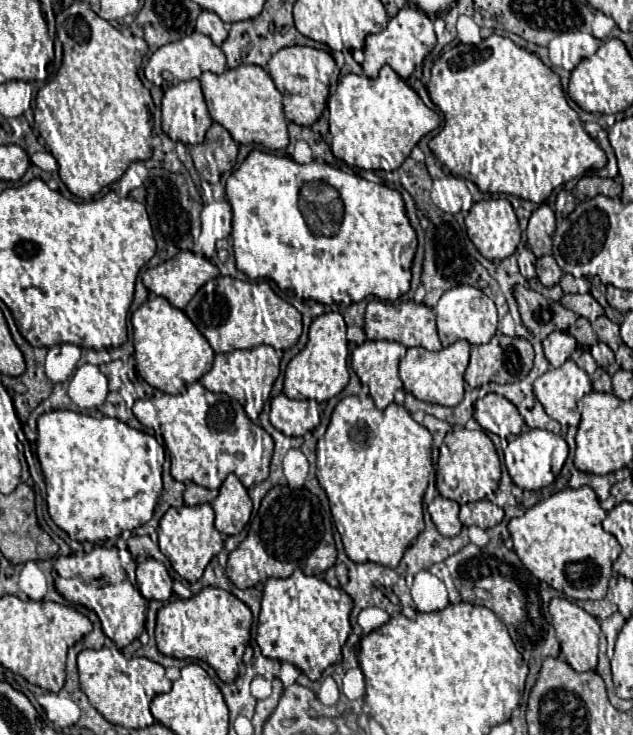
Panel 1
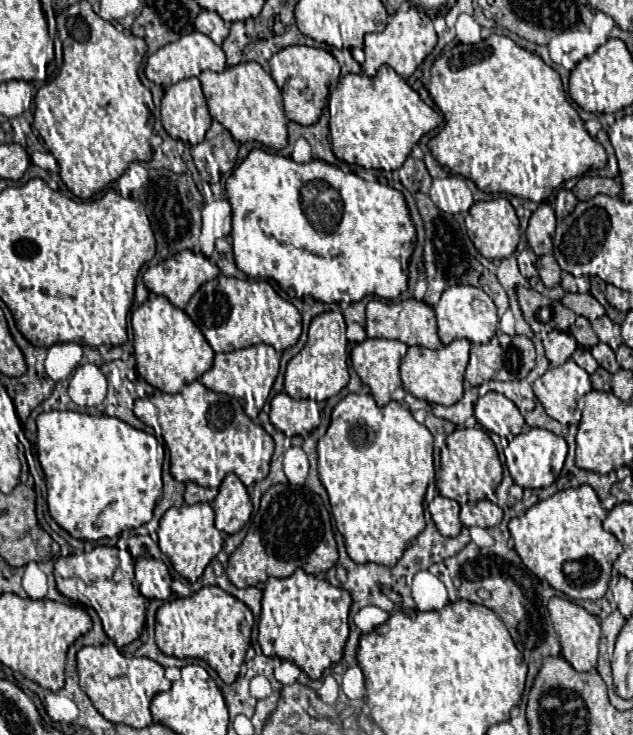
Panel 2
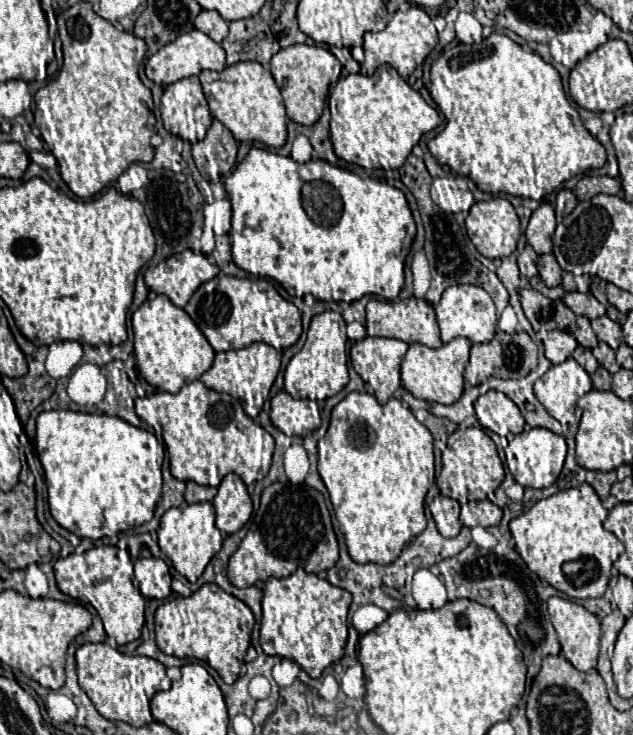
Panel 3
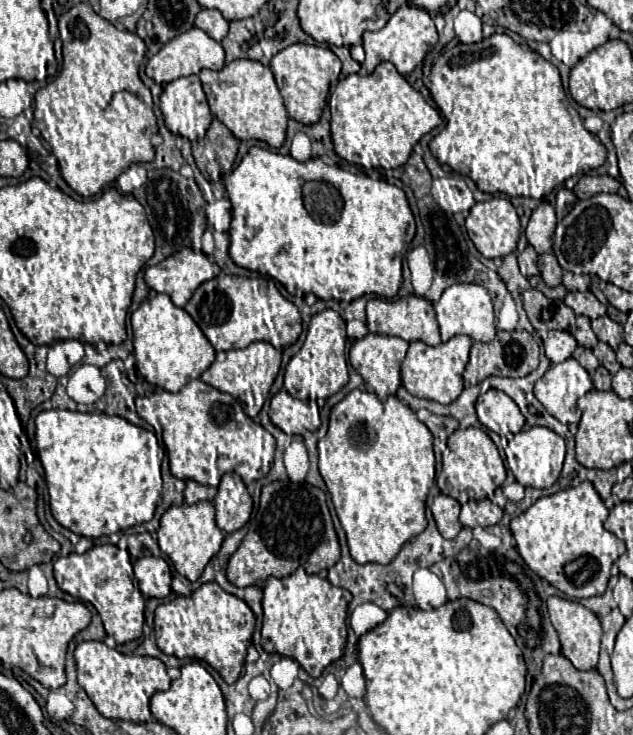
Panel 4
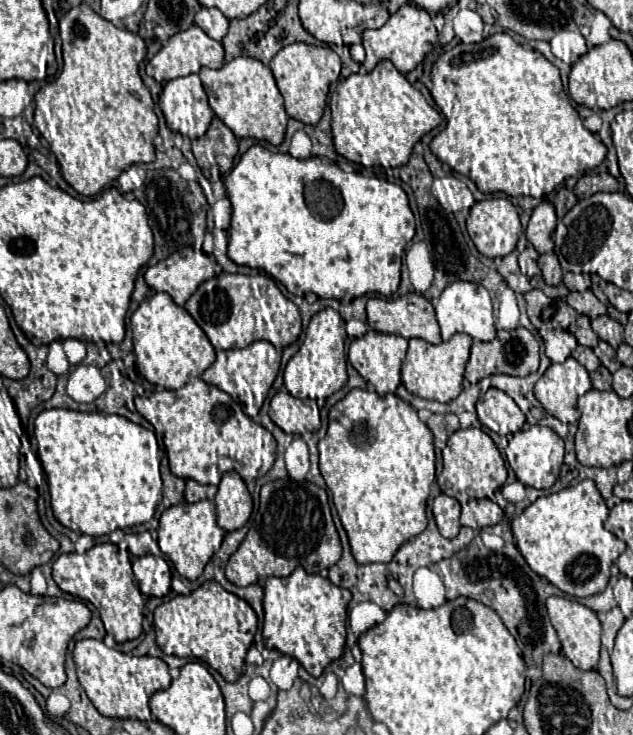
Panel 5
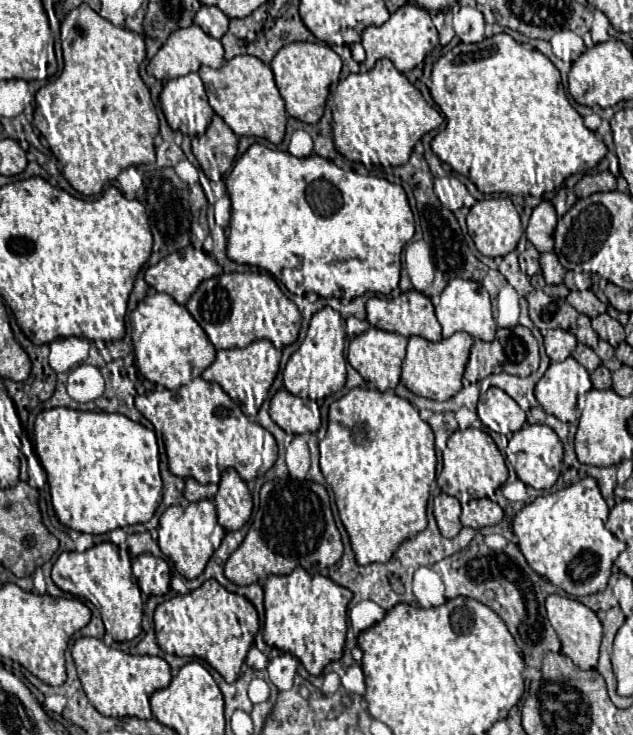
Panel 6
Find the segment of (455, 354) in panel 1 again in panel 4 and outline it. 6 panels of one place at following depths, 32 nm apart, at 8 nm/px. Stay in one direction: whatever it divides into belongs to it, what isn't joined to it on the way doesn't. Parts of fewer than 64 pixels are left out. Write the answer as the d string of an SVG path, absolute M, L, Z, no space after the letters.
M464 334L450 338L440 346L428 346L420 340L410 342L408 354L402 362L402 386L412 396L418 396L418 398L436 400L440 404L454 402L462 392L462 372L464 372L464 366L468 364L470 346L472 346L472 340L470 336L464 336Z

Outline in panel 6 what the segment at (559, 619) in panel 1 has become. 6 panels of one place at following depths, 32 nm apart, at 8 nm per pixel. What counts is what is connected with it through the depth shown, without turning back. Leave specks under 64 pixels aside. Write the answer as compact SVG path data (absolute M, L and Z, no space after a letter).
M550 594L546 598L546 610L548 610L550 624L562 642L562 652L568 658L572 658L572 662L576 666L580 666L582 670L596 668L598 648L600 648L600 640L602 640L602 624L598 620L596 612L592 612L588 606L584 606L582 602L578 602L574 598L566 598L566 596L558 596L558 594Z

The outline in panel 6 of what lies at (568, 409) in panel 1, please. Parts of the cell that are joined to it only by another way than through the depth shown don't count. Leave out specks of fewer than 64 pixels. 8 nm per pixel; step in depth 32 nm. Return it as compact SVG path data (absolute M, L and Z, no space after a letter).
M572 356L564 362L552 362L536 384L536 400L542 408L562 422L576 424L580 418L577 398L592 389L590 375Z

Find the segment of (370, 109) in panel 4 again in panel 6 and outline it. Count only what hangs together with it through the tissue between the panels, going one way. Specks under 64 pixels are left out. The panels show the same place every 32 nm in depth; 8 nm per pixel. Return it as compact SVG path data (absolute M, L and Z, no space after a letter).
M386 58L364 74L350 74L340 80L332 94L332 136L336 150L351 162L366 167L395 167L406 164L414 144L430 130L438 128L444 118L414 88L408 78Z

